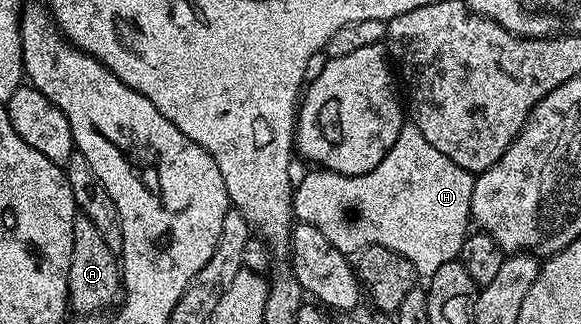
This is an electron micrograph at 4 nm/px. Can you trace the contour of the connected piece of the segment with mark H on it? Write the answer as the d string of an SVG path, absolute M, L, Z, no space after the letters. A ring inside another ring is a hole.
M405 122L398 134L398 142L394 142L394 146L388 151L386 158L382 158L382 162L378 162L378 166L374 166L374 170L370 170L366 174L347 176L327 170L311 171L306 173L301 180L299 177L298 183L295 185L292 194L292 210L295 219L301 224L309 224L322 230L322 234L326 234L328 241L334 246L338 246L338 250L342 250L346 254L356 254L361 248L367 248L369 244L386 246L386 250L394 250L398 254L402 254L402 258L410 261L415 266L417 273L424 278L431 278L434 270L446 266L446 262L459 257L464 245L464 237L470 232L468 224L470 225L472 220L472 182L474 176L473 173L462 170L462 166L458 166L458 162L450 162L450 158L446 158L446 154L442 154L442 150L434 150L434 146L430 146L430 142L426 142L426 138L422 138L422 130L418 130L415 124Z

